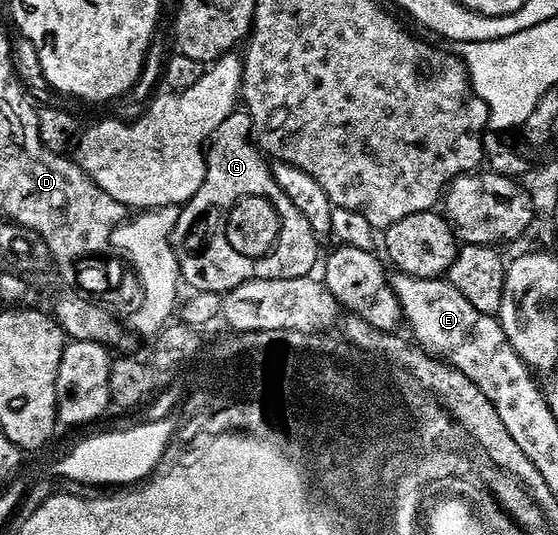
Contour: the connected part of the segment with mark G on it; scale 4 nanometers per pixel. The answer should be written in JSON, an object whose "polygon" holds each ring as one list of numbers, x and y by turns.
{"polygon":[[234,111,230,115,226,115,226,119,222,119,222,123,218,123,218,127,212,132,206,145,202,187,198,187,198,191,194,191,194,195,184,202,178,215,175,230,180,233,202,232,204,234,210,231,208,239,212,239,212,235,220,233,220,217,222,217,222,211,224,211,224,207,215,207,214,204,226,203,227,200,232,200,232,197,240,196,240,193,267,193,268,197,278,203,277,209,280,209,281,216,285,216,283,237,280,238,279,249,277,249,277,253,273,254,273,258,253,263,244,261,244,265,240,265,240,257,236,255,236,251,230,249,230,245,224,245,224,241,220,237,216,239,216,243,210,243,208,251,202,251,202,253,200,251,190,251,194,245,182,244,182,247,176,253,177,265,180,268,180,280,185,286,186,284,189,285,189,290,197,293,216,292,226,294,234,287,254,279,298,279,299,277,309,276,313,272,311,269,315,265,317,268,318,265,318,257,316,261,318,234,312,230,310,223,306,223,306,219,302,219,302,211,298,211,298,207,294,207,294,203,290,203,290,199,286,199,286,195,282,195,282,187,278,187,278,183,274,183,272,165,269,164,265,154,258,148,250,132,251,128,252,120,248,118,247,112,244,111]]}

